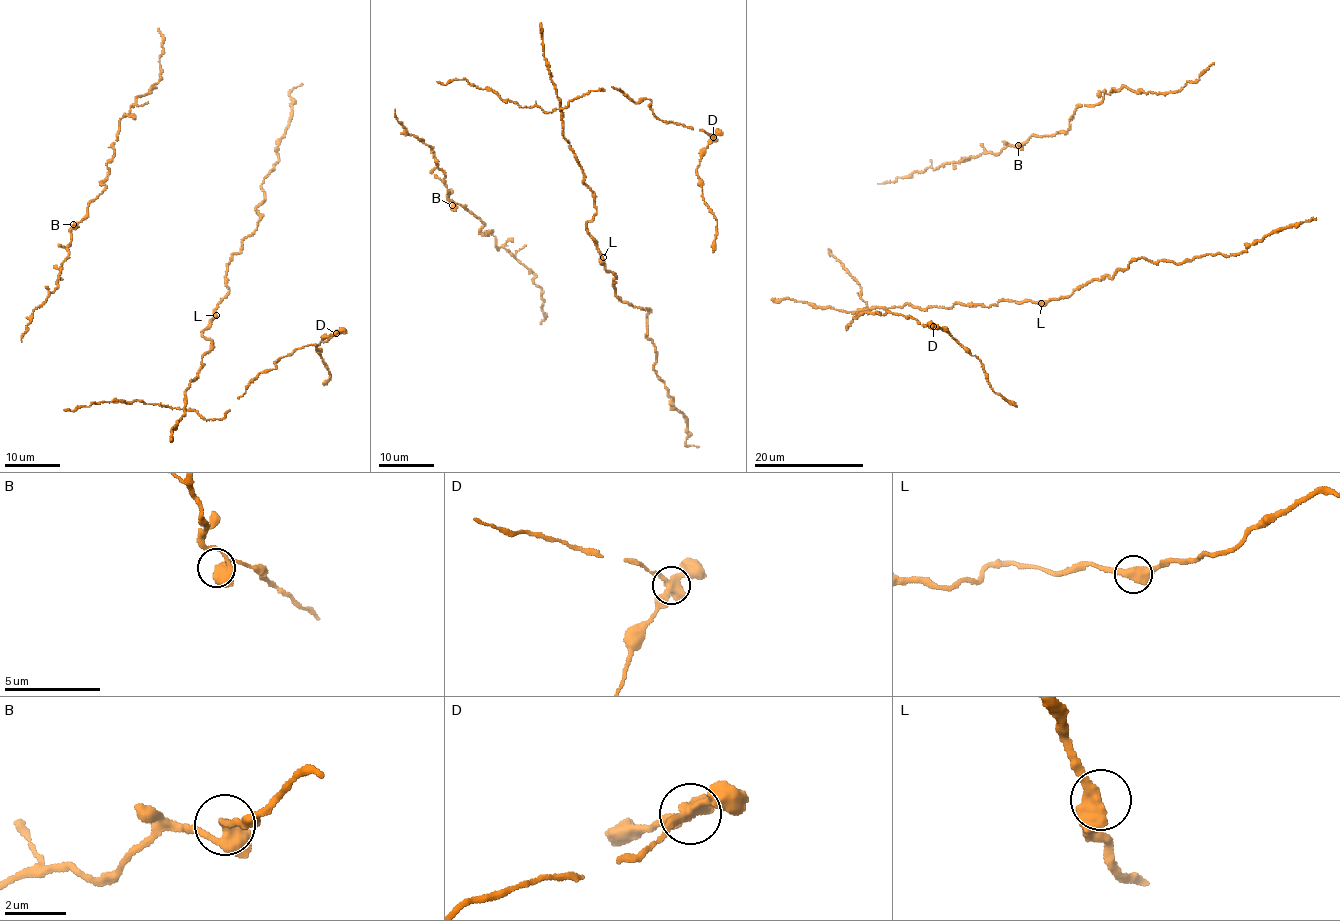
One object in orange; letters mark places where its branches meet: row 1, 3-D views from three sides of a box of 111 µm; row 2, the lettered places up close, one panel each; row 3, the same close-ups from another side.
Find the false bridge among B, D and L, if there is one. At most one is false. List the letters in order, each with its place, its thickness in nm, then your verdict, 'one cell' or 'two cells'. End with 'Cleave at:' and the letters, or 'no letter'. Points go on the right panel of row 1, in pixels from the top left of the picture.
B: (1018, 145) | 360 nm | one cell
D: (933, 326) | 400 nm | two cells
L: (1041, 303) | 380 nm | one cell
Cleave at: D

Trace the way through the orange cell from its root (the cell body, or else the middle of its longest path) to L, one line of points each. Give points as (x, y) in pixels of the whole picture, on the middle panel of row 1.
L: (502, 99), (562, 112), (563, 138), (596, 210), (587, 233), (603, 257)

